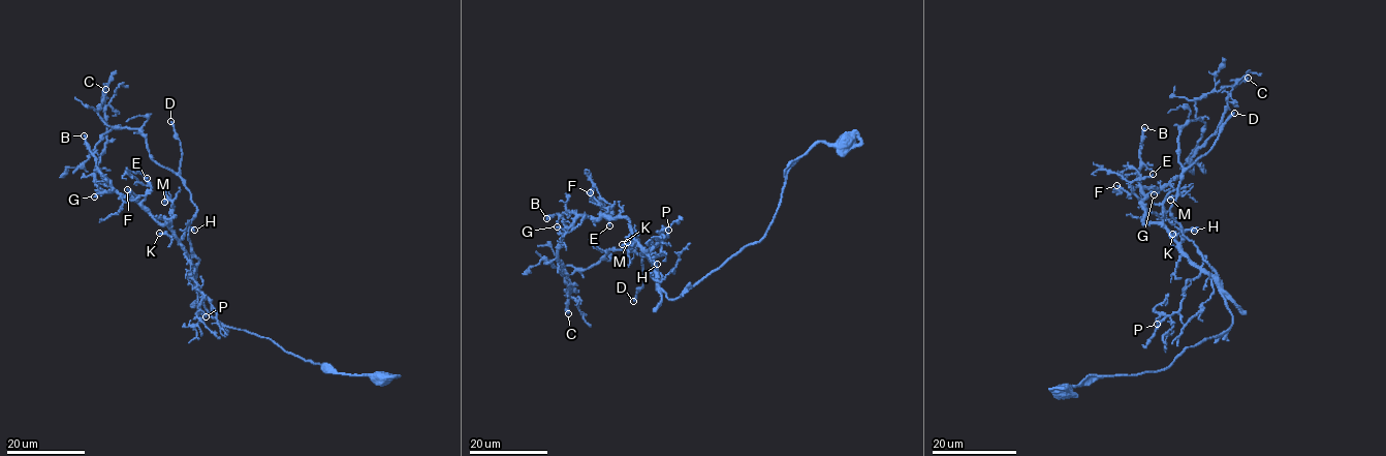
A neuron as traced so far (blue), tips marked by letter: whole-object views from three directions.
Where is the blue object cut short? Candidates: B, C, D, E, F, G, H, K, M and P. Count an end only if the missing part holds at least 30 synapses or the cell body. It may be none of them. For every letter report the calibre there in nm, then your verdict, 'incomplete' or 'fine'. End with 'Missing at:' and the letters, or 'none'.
B: 320 nm | incomplete
C: 550 nm | fine
D: 260 nm | incomplete
E: 110 nm | fine
F: 130 nm | fine
G: 360 nm | fine
H: 120 nm | incomplete
K: 170 nm | incomplete
M: 170 nm | fine
P: 130 nm | fine
Missing at: B, D, H, K

